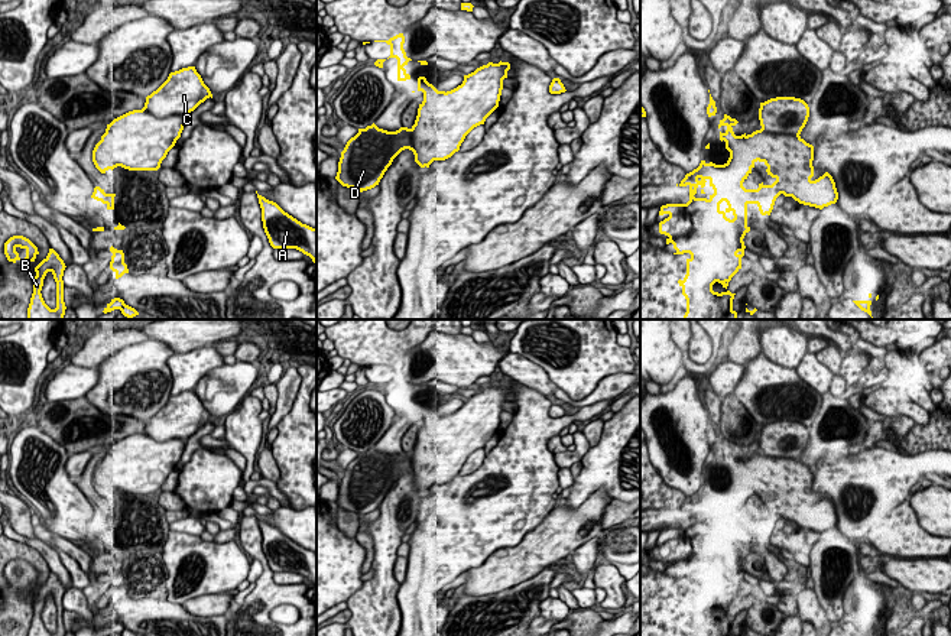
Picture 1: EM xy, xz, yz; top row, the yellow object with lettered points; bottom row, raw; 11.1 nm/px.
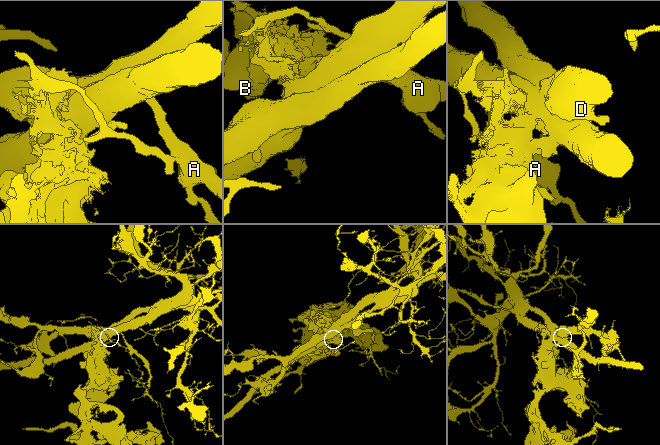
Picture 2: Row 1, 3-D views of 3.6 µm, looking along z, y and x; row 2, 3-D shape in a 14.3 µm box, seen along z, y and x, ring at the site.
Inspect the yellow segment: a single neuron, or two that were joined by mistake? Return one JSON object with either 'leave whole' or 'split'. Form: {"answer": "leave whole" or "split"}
{"answer": "split"}

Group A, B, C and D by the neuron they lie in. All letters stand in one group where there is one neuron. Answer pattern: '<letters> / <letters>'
A C D / B

